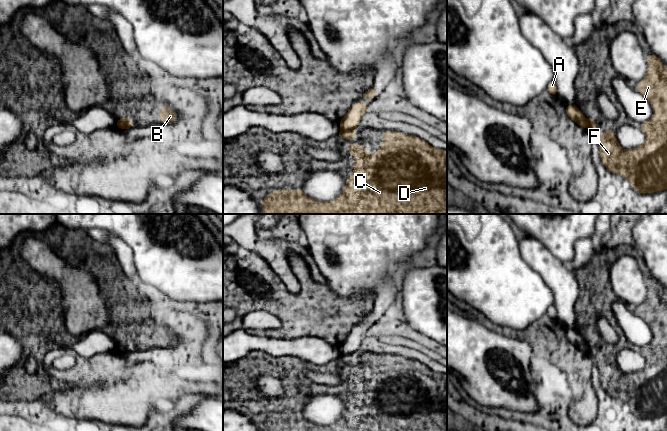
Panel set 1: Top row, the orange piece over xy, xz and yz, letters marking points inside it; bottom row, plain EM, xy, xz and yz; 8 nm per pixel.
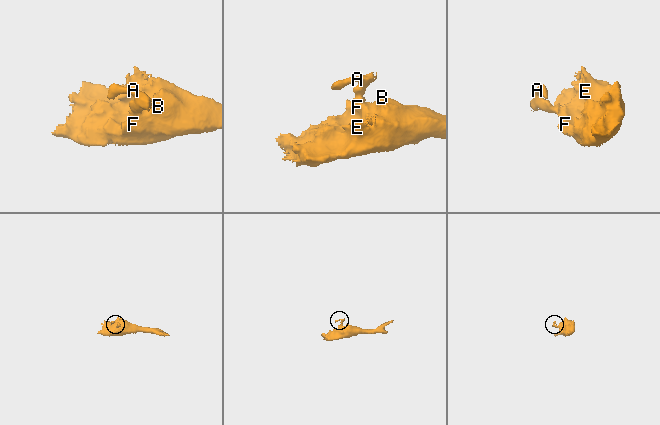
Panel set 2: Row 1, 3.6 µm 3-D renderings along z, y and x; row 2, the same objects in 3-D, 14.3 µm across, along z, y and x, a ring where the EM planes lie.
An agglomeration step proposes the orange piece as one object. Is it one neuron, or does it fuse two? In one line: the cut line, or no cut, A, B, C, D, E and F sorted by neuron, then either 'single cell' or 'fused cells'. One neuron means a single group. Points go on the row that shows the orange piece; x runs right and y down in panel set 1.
xz (351, 129), (341, 131) | A / B C D E F | fused cells

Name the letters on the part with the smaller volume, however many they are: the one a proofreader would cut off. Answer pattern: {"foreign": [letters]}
{"foreign": ["A"]}

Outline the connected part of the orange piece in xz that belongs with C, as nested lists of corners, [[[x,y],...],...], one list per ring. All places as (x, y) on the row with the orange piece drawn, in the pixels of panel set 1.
[[[385,130],[380,147],[369,155],[360,143],[347,146],[354,156],[354,172],[346,175],[346,185],[332,201],[307,197],[303,189],[275,189],[261,201],[264,214],[447,214],[447,150],[430,146],[420,137]]]

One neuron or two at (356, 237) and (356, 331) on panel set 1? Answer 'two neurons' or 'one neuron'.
one neuron

